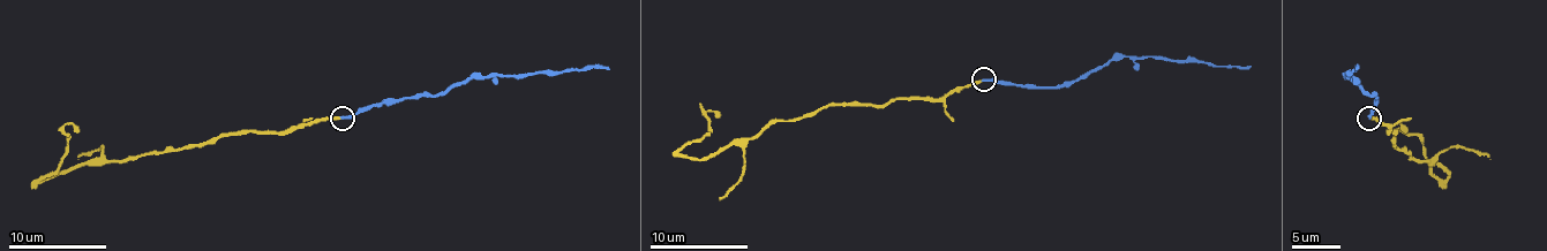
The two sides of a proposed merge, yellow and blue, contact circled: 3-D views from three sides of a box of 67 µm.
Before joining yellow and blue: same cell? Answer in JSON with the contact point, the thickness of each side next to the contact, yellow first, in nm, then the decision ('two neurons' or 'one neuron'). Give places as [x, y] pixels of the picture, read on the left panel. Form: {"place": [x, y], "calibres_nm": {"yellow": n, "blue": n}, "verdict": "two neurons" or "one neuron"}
{"place": [343, 118], "calibres_nm": {"yellow": 200, "blue": 240}, "verdict": "one neuron"}

